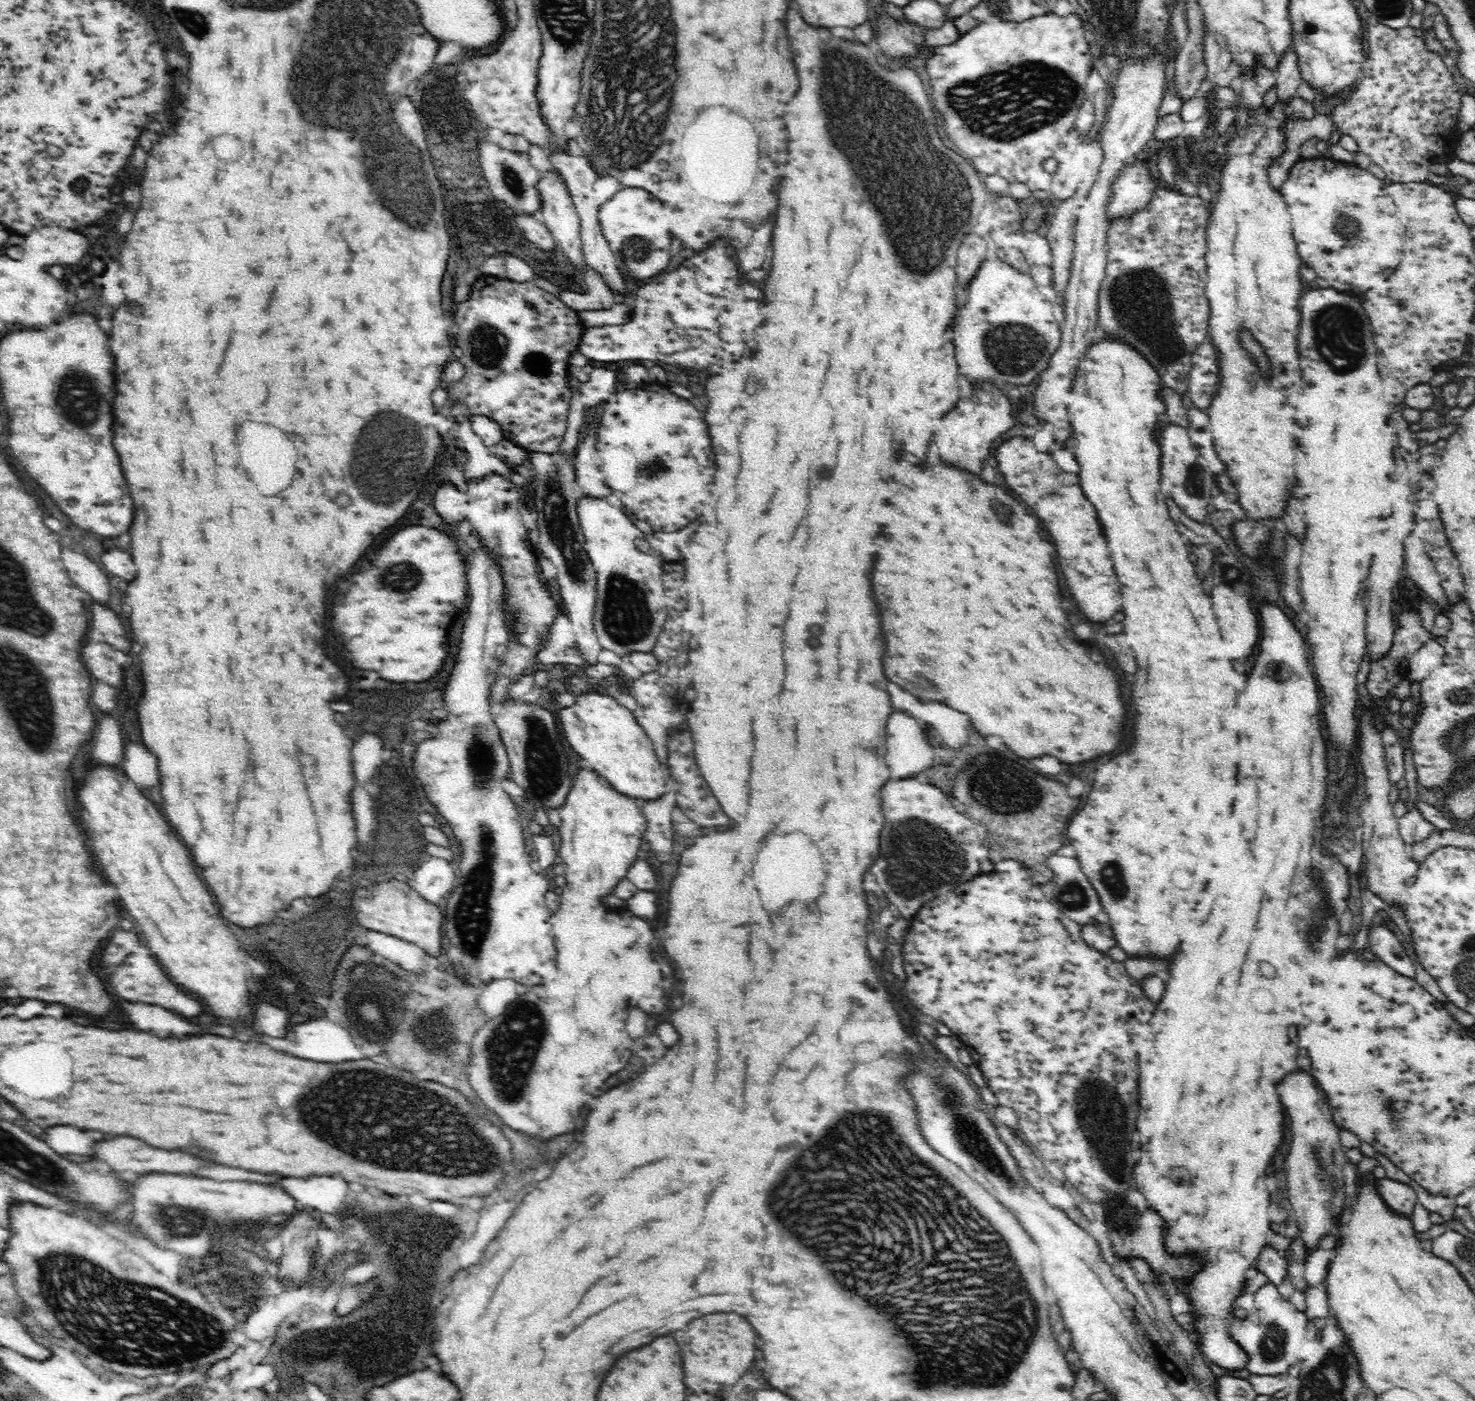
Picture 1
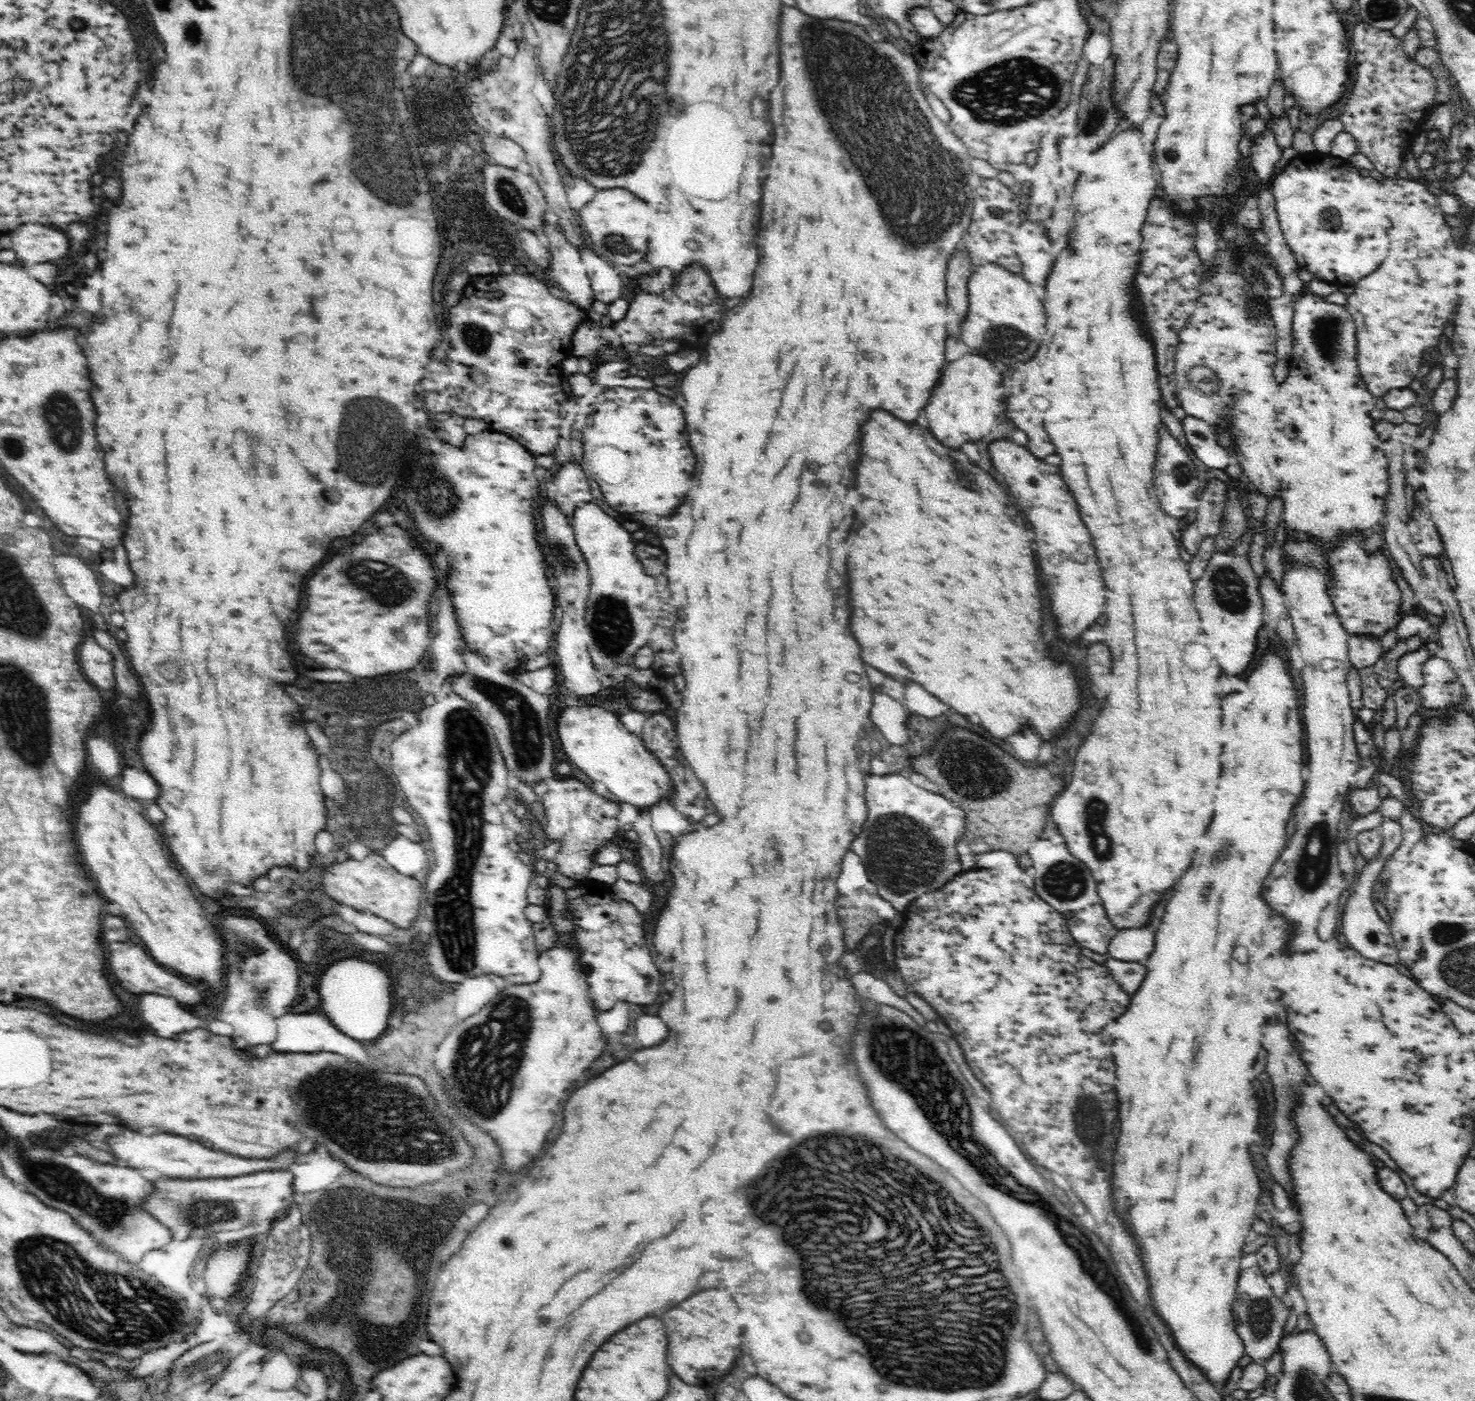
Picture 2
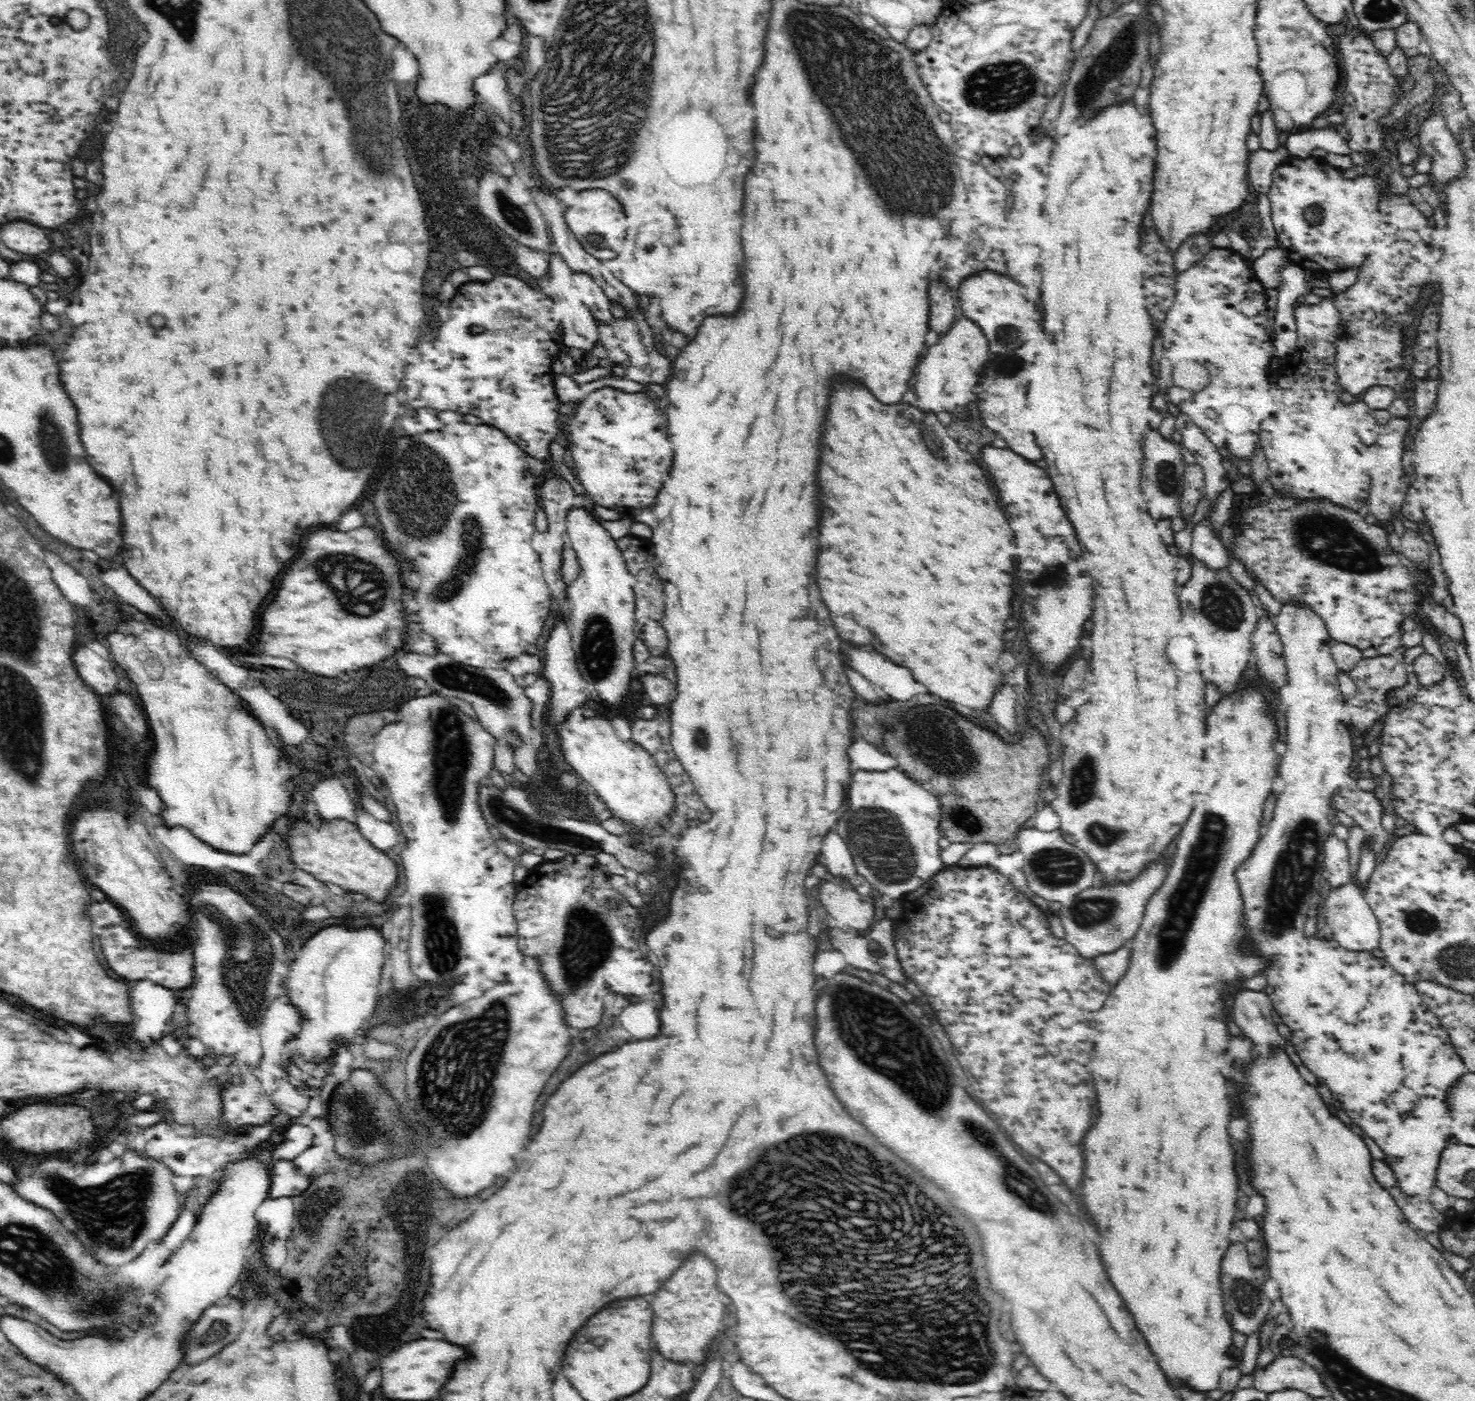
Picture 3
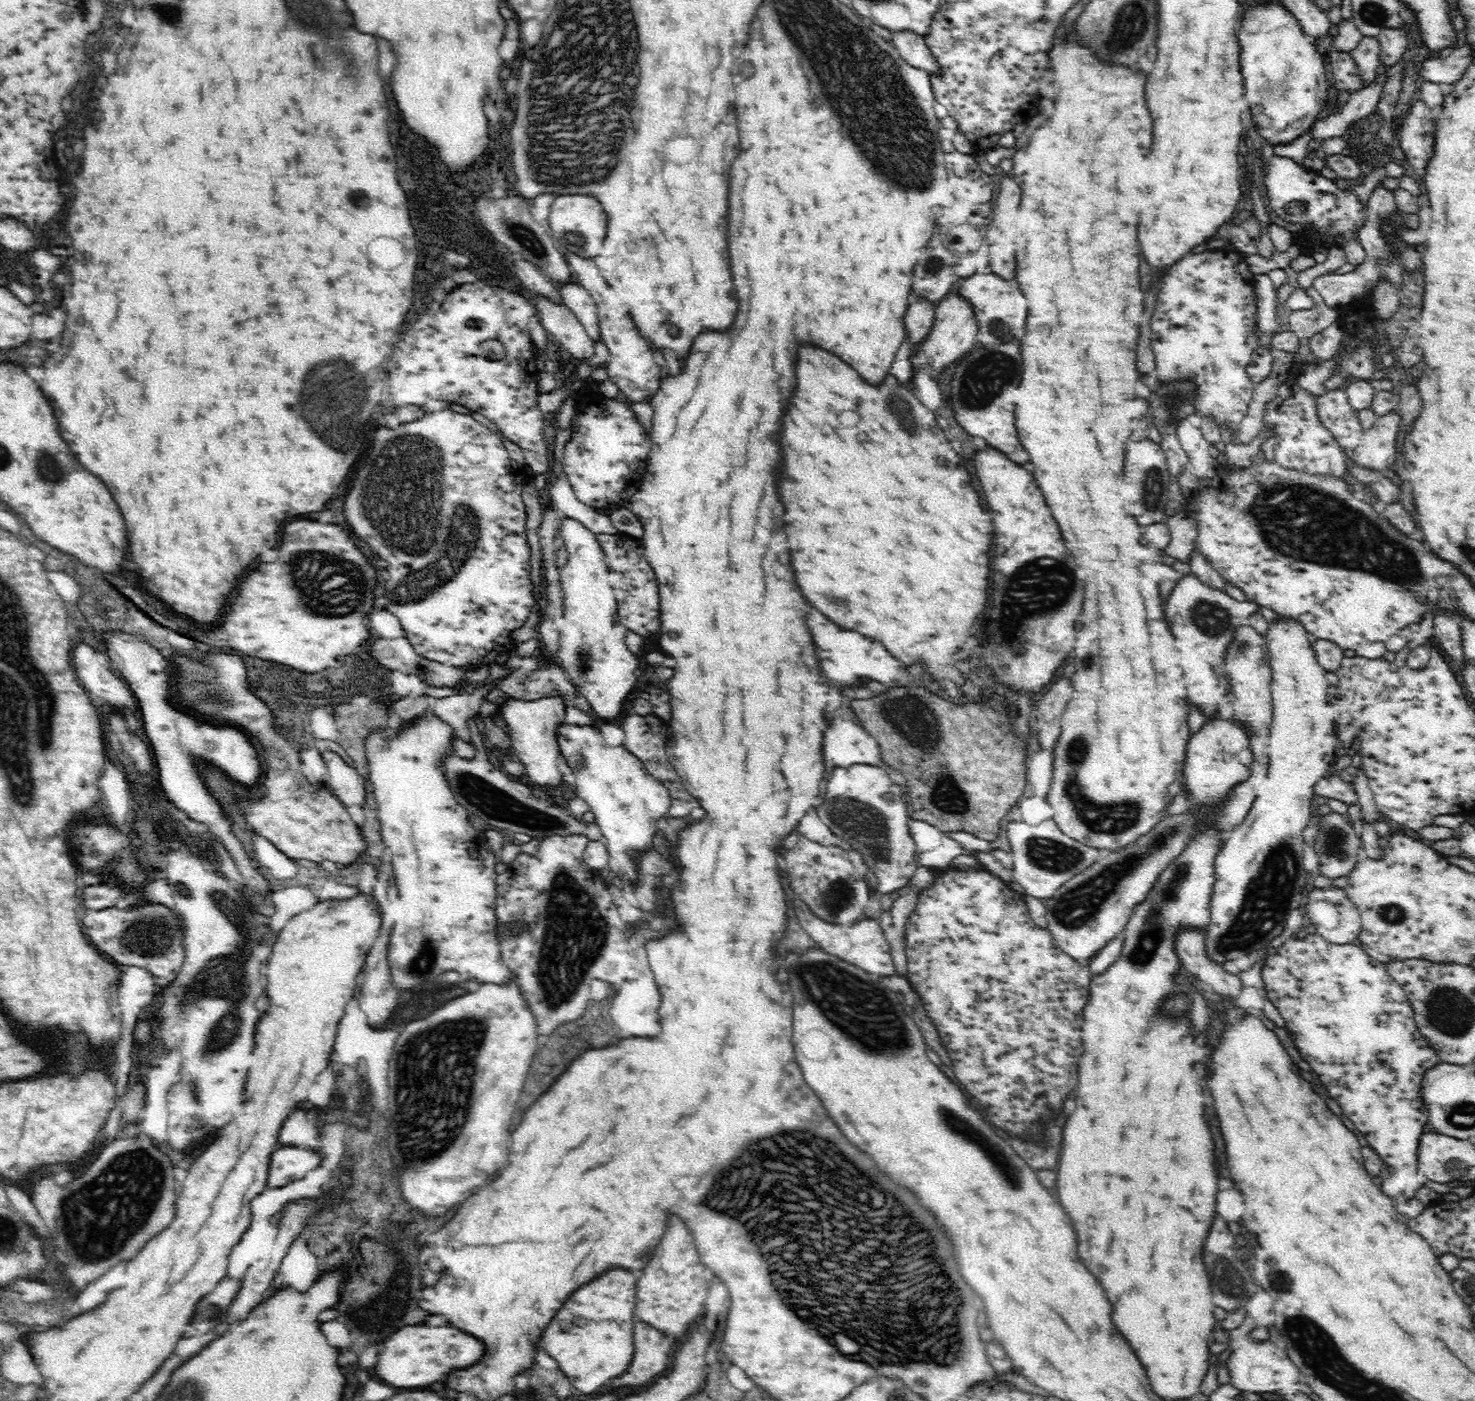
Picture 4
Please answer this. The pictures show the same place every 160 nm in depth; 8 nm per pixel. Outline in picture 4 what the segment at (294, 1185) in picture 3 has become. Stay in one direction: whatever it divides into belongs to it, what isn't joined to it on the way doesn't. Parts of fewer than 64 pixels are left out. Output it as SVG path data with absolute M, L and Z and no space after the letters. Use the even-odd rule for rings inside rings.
M278 1144L278 1148L271 1154L267 1186L282 1188L303 1179L308 1172L320 1166L321 1160L313 1149Z

